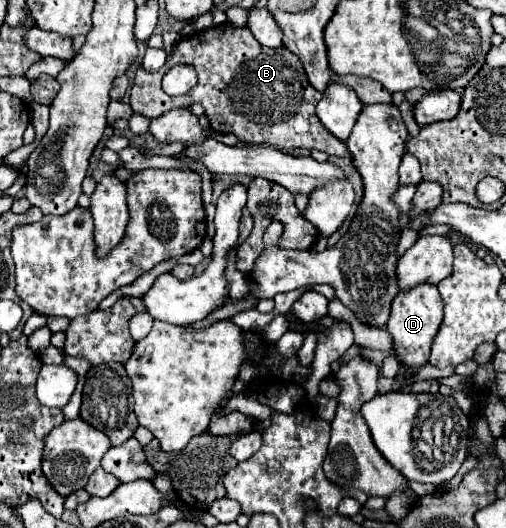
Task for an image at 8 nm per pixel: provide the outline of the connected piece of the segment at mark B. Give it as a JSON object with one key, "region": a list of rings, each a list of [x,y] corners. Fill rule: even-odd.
{"region":[[[228,22],[220,24],[220,26],[212,26],[210,30],[204,30],[204,32],[196,32],[190,38],[178,40],[174,46],[172,58],[158,72],[150,74],[150,72],[144,72],[142,68],[136,70],[136,80],[130,90],[132,110],[146,118],[156,118],[172,108],[188,108],[190,104],[200,102],[206,110],[212,132],[234,134],[240,142],[270,144],[278,150],[282,150],[282,148],[308,148],[308,150],[316,148],[326,154],[344,156],[344,154],[348,154],[346,144],[340,142],[334,134],[328,134],[328,130],[324,130],[320,118],[316,116],[316,102],[320,102],[320,98],[322,98],[322,94],[310,86],[304,66],[296,58],[296,54],[292,54],[284,46],[282,48],[266,48],[252,36],[250,28],[246,28],[246,26],[238,28]],[[176,64],[192,66],[198,72],[198,84],[188,94],[172,98],[162,90],[162,76]]]}

